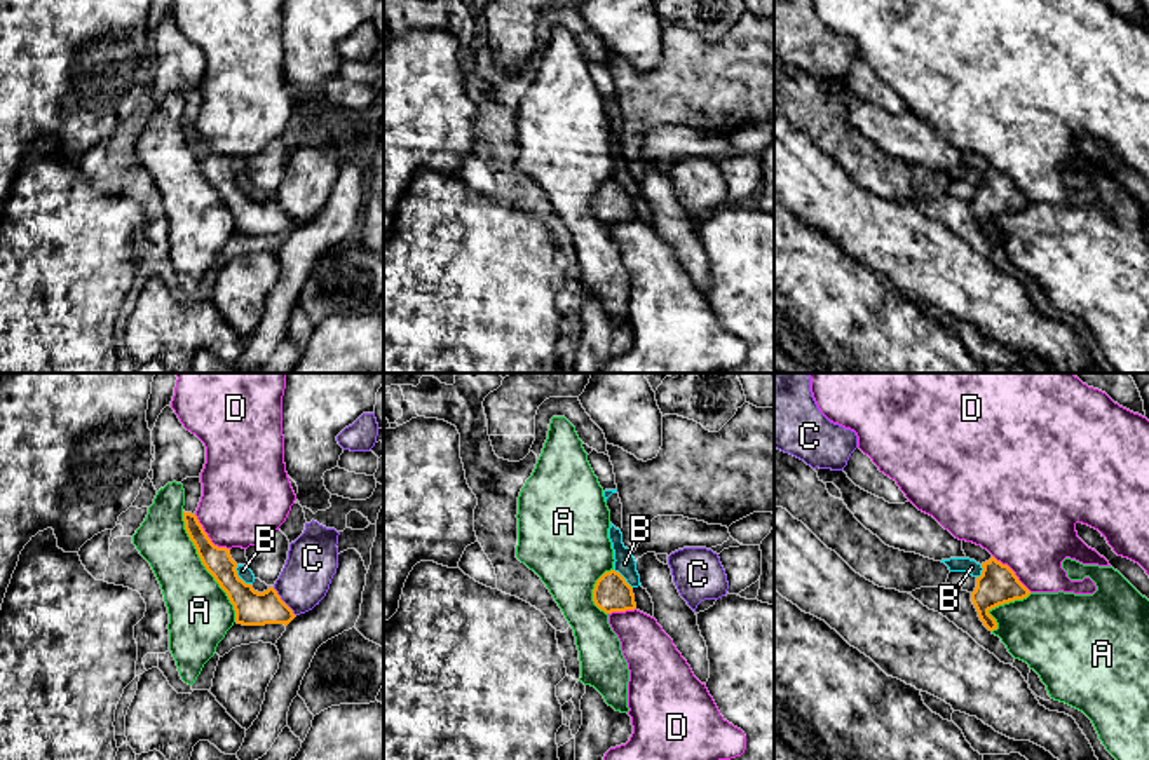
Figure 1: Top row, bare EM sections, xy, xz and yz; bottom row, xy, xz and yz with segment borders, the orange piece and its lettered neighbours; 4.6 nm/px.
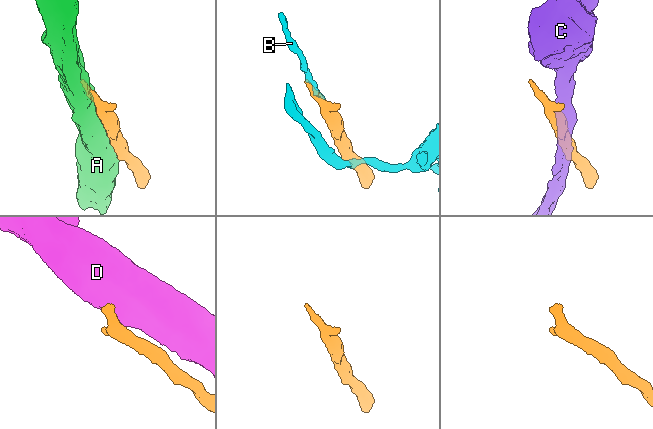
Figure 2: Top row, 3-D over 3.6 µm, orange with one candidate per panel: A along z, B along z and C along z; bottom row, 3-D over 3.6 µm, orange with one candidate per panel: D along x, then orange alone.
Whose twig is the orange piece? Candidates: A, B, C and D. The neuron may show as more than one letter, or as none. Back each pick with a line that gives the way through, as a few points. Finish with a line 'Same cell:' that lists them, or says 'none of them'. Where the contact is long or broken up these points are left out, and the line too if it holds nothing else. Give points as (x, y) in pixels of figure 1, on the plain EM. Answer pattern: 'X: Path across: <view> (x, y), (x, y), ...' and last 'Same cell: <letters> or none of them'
Same cell: none of them

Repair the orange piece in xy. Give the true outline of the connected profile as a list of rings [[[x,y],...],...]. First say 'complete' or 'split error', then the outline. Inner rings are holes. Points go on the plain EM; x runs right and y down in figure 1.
split error; [[[187,87],[181,91],[181,94],[185,99],[185,139],[194,152],[202,174],[214,187],[234,214],[235,232],[242,235],[288,235],[296,225],[281,209],[277,200],[269,197],[267,200],[258,202],[251,193],[246,193],[237,185],[237,173],[232,169],[230,159],[214,155],[199,132],[195,120],[202,106],[201,87]]]

